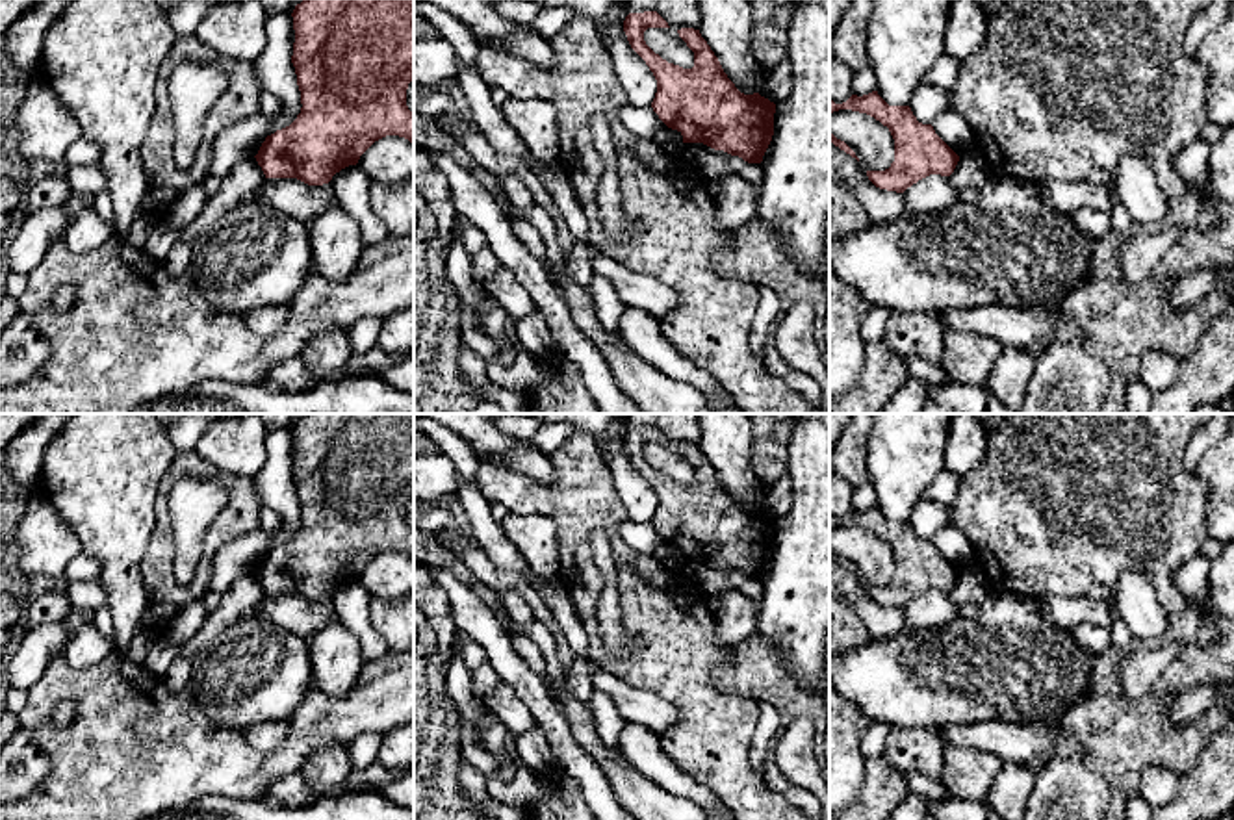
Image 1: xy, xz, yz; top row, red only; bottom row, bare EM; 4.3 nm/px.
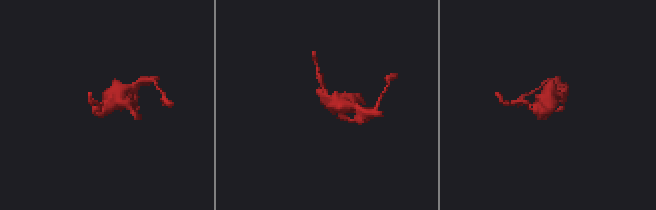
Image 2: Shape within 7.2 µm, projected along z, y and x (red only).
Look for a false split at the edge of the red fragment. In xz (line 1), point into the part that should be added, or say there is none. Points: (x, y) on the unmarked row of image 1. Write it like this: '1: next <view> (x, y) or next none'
1: next none

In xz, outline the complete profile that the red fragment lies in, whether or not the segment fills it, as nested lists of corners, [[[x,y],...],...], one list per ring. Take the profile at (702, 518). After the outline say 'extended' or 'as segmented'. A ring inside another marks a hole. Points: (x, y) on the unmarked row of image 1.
[[[657,427],[629,429],[623,436],[631,464],[657,495],[651,523],[659,534],[677,545],[683,558],[703,558],[748,579],[761,579],[774,551],[776,519],[759,508],[740,508],[700,445],[677,445],[694,468],[694,482],[683,484],[646,460],[648,443],[670,442]]]; as segmented

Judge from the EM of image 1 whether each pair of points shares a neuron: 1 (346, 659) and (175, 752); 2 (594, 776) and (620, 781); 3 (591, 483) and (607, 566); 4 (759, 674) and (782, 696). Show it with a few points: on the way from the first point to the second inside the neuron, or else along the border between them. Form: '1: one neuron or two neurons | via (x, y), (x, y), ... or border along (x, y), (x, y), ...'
1: two neurons | border along (357, 676), (340, 696), (327, 696), (314, 685)
2: two neurons | border along (578, 744), (602, 770), (618, 800)
3: two neurons | border along (609, 537), (596, 529), (589, 540)
4: one neuron | via (765, 679), (776, 691)

